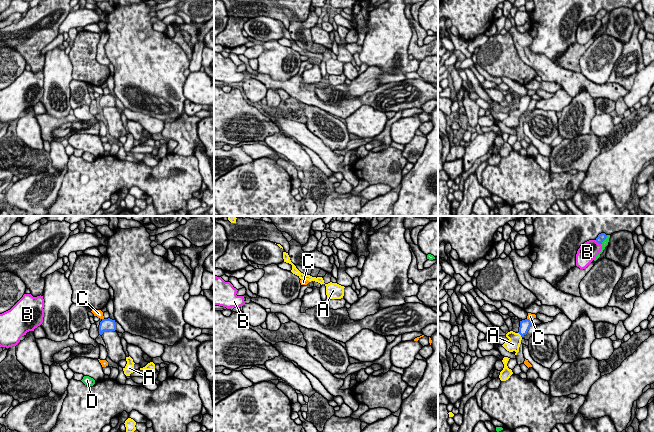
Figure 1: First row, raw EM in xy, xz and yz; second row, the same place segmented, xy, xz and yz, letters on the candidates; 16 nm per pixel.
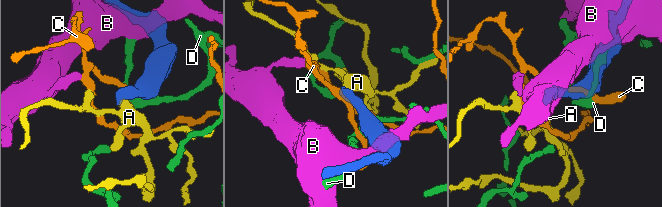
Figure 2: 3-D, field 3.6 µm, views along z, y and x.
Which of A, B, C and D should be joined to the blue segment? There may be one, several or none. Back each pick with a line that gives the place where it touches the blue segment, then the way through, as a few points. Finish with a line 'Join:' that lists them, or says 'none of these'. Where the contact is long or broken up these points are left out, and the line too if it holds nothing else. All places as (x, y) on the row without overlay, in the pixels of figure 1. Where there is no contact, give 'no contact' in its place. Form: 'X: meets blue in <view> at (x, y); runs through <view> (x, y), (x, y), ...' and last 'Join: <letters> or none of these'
A: meets blue in yz at (520, 110); runs through yz (525, 100), (520, 110), (513, 120)
Join: A

